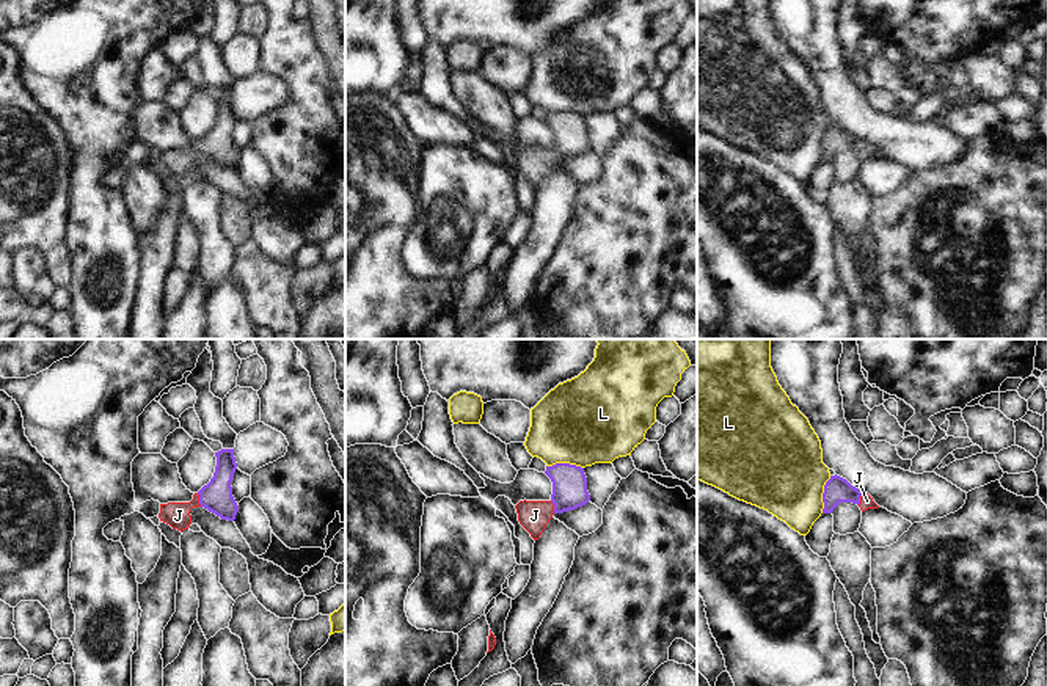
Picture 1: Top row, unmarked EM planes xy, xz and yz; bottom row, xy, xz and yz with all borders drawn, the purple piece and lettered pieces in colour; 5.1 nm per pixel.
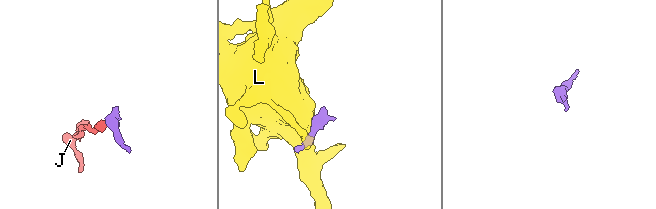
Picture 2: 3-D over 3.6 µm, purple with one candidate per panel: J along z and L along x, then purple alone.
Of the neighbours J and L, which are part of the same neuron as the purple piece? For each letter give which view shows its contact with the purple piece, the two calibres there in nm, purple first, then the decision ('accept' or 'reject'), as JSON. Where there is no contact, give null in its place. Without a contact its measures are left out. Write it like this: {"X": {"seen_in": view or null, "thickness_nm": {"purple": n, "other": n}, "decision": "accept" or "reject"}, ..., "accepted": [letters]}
{"J": {"seen_in": "xy", "thickness_nm": {"purple": 160, "other": 130}, "decision": "accept"}, "L": {"seen_in": "xz", "thickness_nm": {"purple": 180, "other": 460}, "decision": "reject"}, "accepted": ["J"]}

